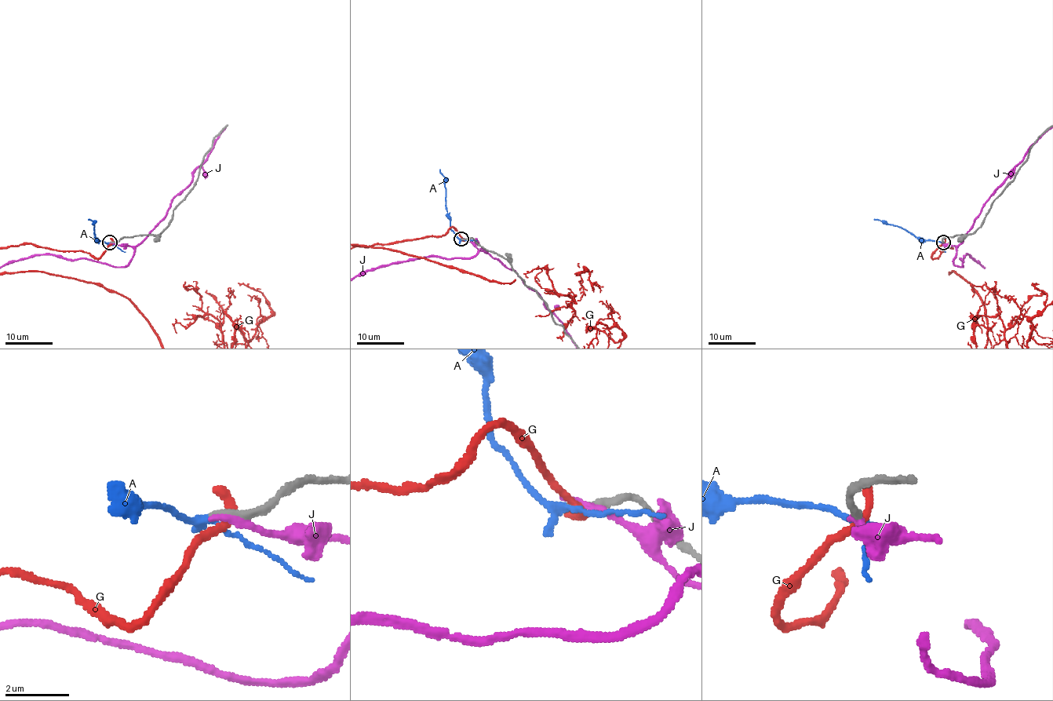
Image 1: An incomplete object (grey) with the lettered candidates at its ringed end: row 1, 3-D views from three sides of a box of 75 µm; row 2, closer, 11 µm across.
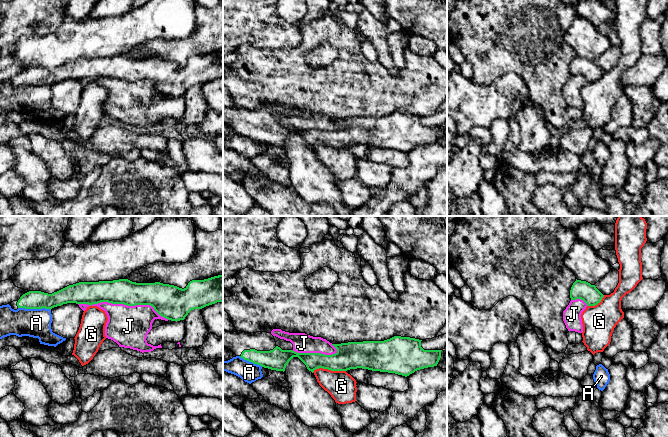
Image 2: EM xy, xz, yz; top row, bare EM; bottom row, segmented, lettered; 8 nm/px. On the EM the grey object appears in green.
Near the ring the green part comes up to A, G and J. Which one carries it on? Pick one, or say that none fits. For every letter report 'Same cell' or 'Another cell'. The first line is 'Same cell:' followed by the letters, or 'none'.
Same cell: none
A: Another cell
G: Another cell
J: Another cell

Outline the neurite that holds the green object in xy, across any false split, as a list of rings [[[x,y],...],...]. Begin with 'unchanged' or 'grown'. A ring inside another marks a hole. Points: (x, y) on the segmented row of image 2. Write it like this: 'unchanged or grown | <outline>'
grown | [[[223,275],[192,280],[184,289],[160,282],[136,283],[128,279],[79,282],[52,294],[29,291],[9,305],[14,310],[51,310],[67,303],[91,306],[101,302],[127,306],[150,305],[160,316],[171,321],[180,321],[191,310],[223,302]]]

